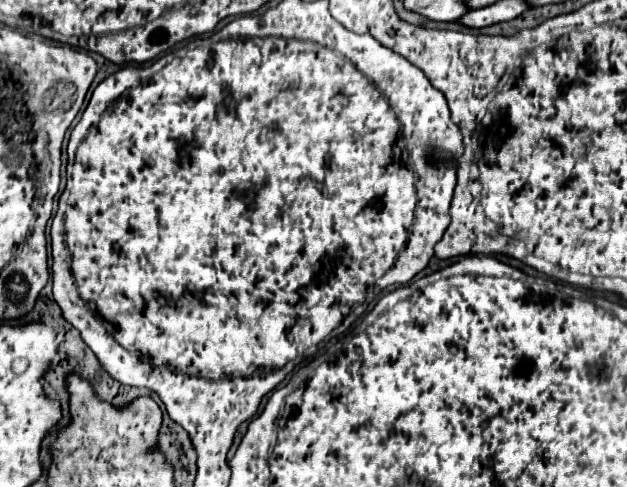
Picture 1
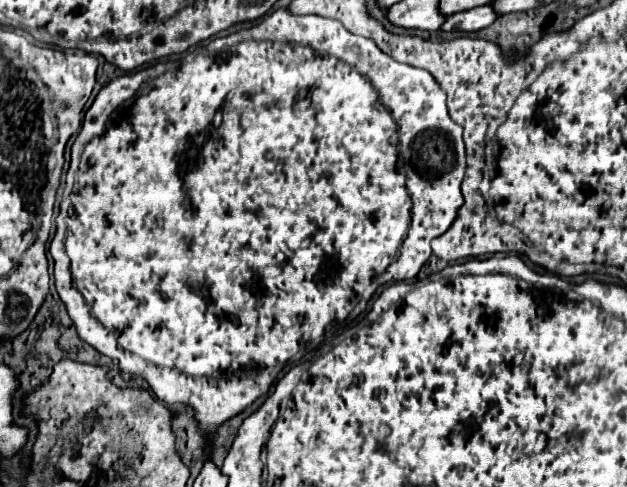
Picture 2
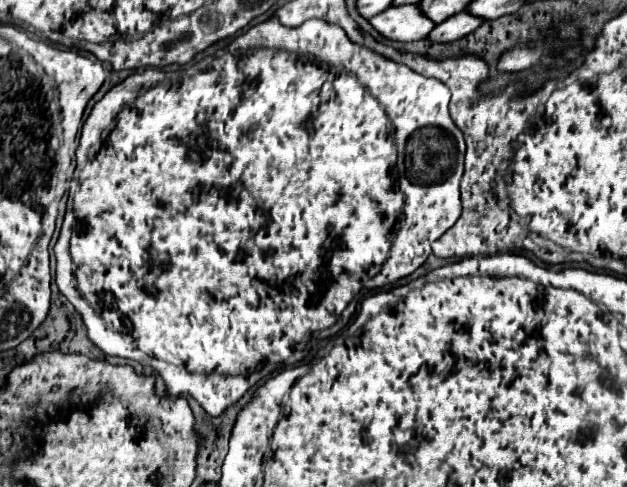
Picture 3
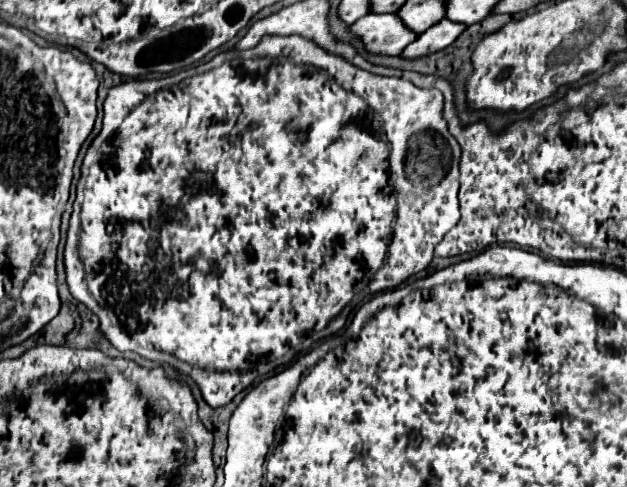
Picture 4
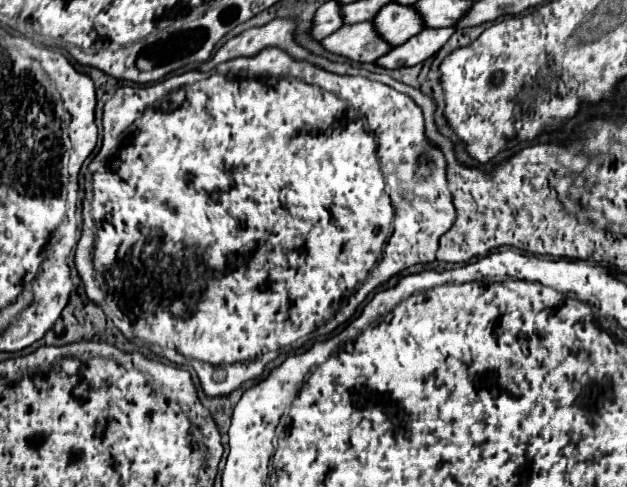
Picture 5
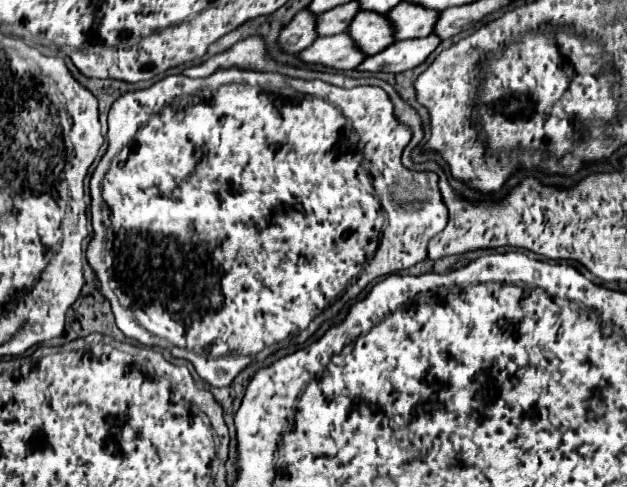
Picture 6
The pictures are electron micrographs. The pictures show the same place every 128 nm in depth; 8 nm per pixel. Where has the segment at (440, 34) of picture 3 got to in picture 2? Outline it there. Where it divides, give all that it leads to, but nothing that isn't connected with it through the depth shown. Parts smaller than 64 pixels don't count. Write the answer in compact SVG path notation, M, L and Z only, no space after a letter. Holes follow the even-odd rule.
M492 4L472 8L470 12L456 12L456 16L448 16L442 30L462 30L462 32L478 32L490 26L496 20L496 12L492 12Z

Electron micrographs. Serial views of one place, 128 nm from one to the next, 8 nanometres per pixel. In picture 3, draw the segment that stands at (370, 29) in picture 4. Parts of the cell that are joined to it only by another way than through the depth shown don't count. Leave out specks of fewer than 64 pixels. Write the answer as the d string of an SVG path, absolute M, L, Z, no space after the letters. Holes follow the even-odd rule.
M418 4L390 6L388 10L370 18L370 24L386 38L400 40L400 42L422 40L434 28L432 20L428 20L428 16L420 12Z

